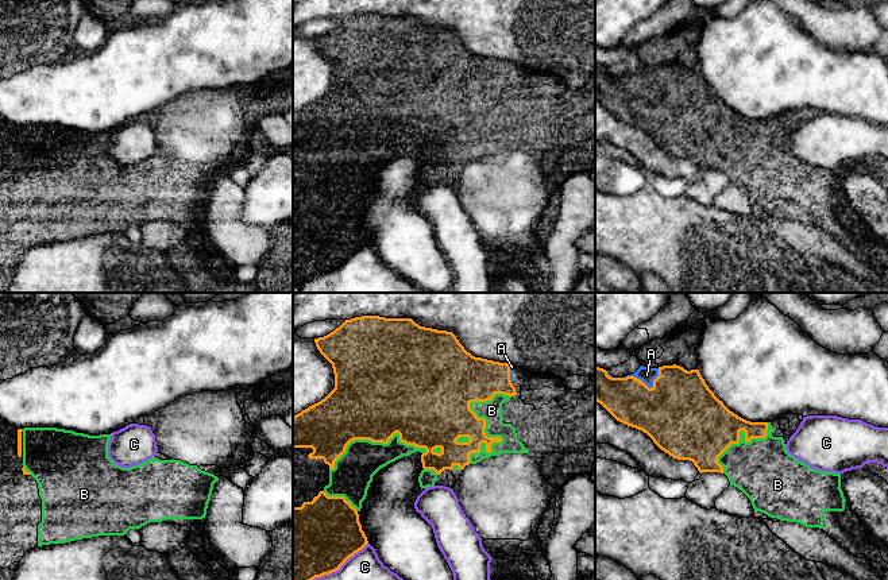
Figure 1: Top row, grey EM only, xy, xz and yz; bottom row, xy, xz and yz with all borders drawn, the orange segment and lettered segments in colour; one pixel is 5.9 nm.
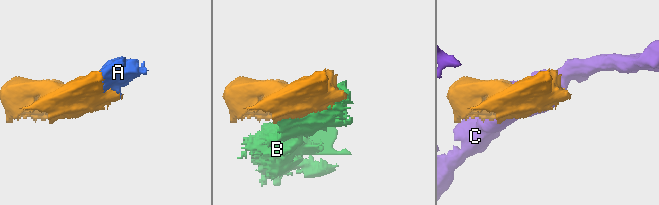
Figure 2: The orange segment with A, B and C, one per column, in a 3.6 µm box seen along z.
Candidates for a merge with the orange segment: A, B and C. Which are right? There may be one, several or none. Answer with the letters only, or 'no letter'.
A, B

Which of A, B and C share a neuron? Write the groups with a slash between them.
A B / C

